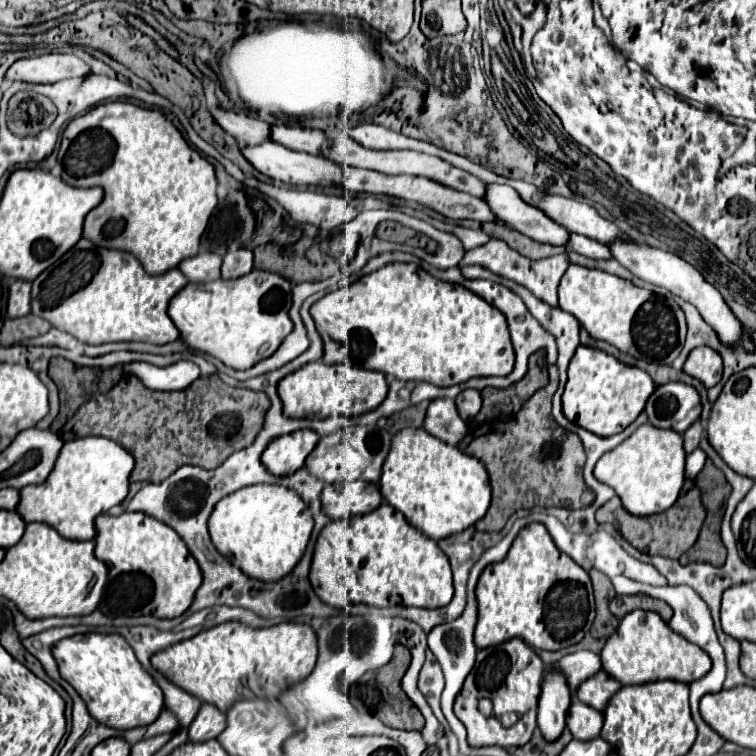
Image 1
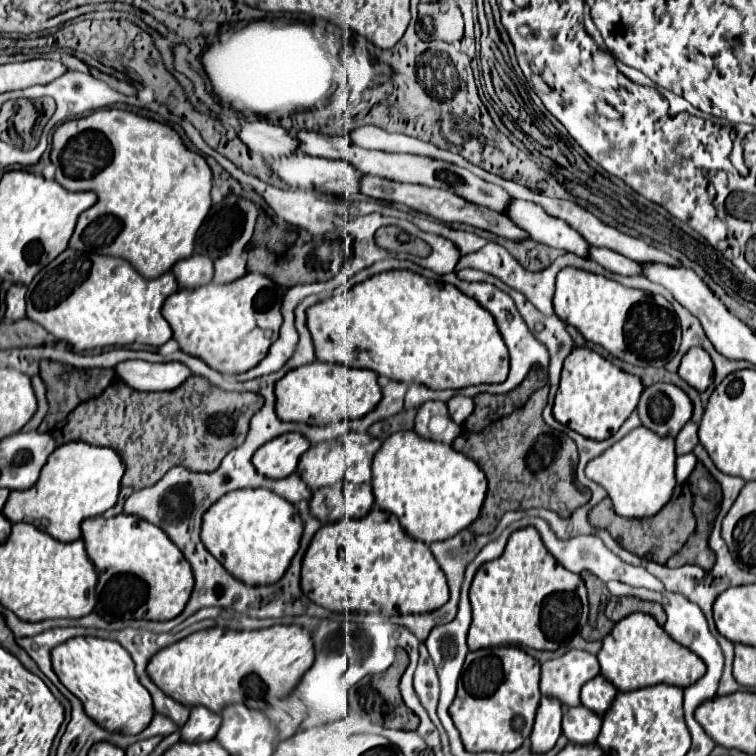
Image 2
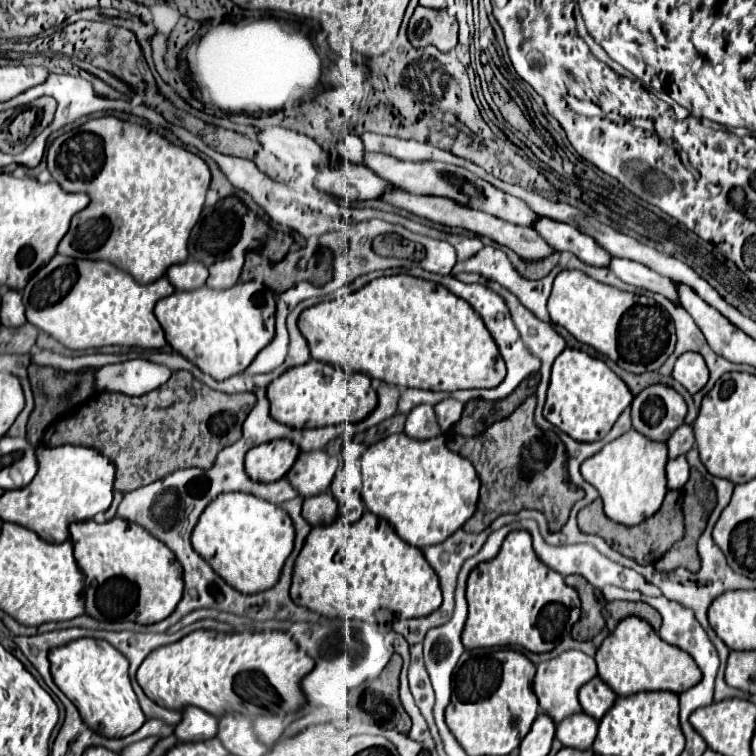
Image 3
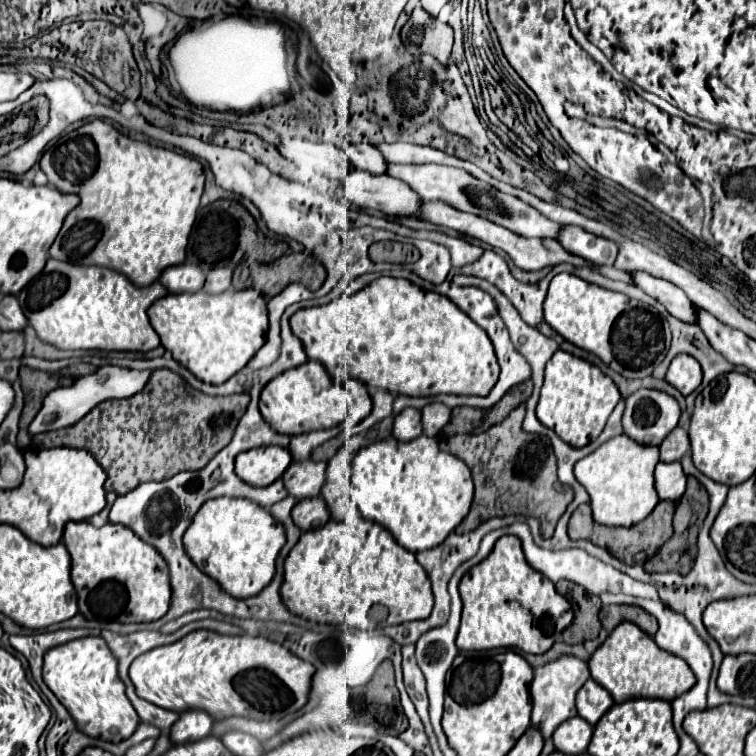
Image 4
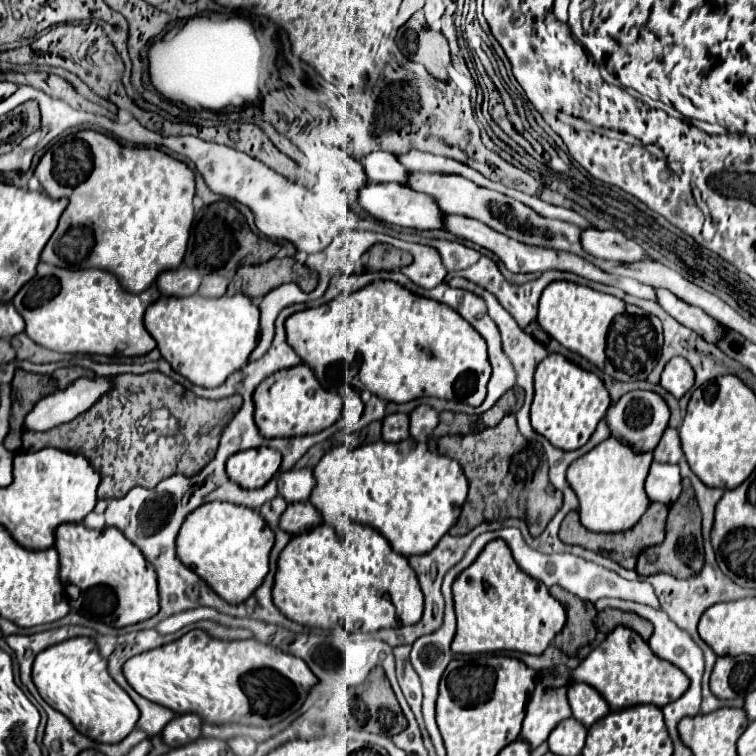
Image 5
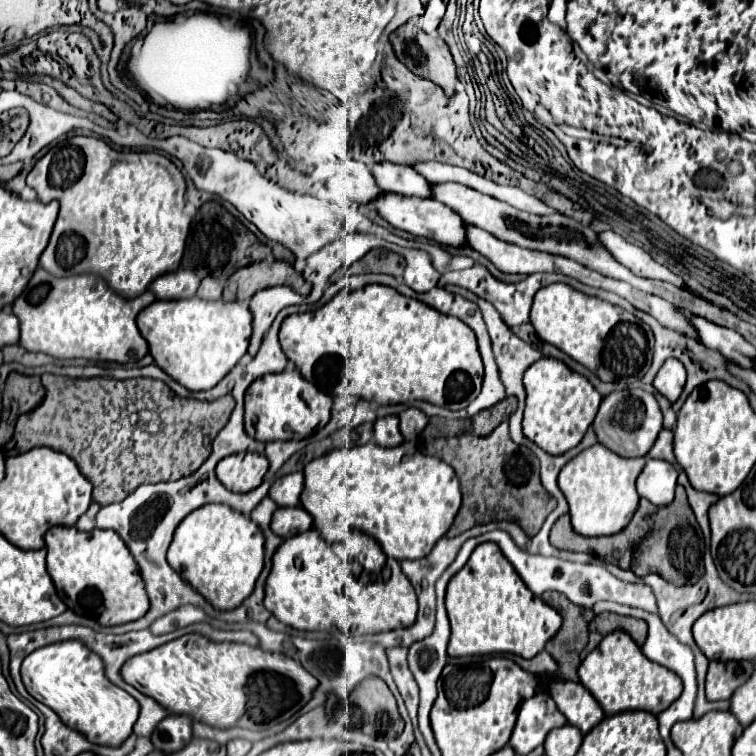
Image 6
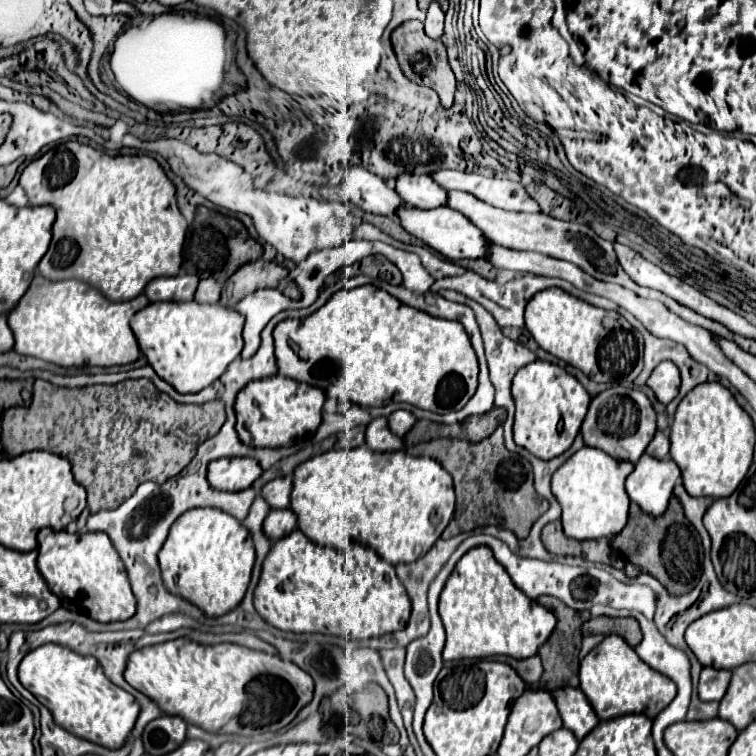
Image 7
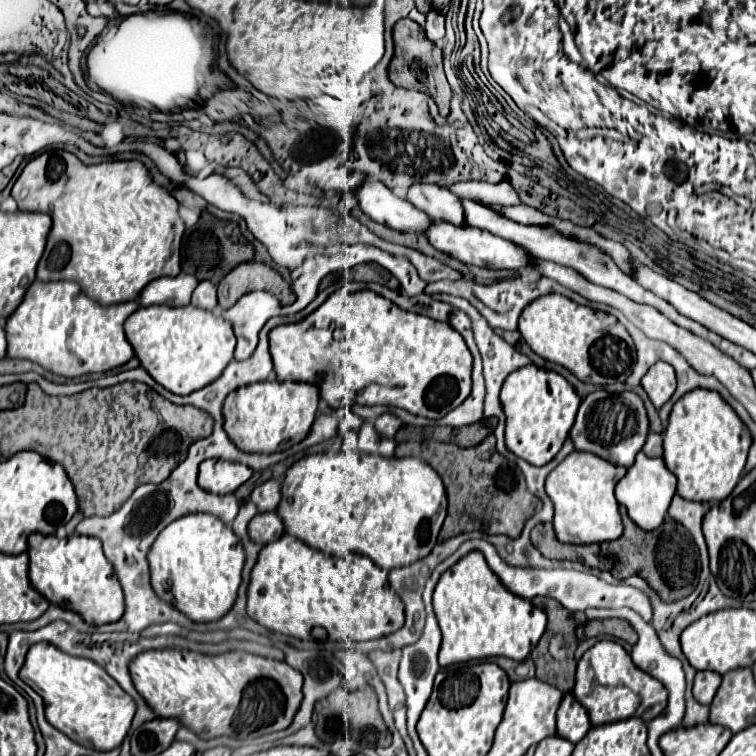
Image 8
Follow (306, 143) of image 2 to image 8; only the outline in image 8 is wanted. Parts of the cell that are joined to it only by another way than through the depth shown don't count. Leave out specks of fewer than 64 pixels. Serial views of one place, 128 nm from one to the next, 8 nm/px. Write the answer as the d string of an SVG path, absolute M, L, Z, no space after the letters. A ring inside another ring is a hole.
M412 184L406 198L432 220L446 220L460 226L464 224L460 198L452 196L448 188L440 188L438 184Z

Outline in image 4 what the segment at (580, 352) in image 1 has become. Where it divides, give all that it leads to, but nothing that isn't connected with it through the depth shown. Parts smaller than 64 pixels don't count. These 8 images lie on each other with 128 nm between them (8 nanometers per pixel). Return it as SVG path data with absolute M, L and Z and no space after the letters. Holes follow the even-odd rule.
M558 350L546 364L544 386L536 408L536 416L544 426L552 428L566 444L580 448L600 436L608 416L612 414L620 398L622 396L614 380L606 376L598 366L574 354Z

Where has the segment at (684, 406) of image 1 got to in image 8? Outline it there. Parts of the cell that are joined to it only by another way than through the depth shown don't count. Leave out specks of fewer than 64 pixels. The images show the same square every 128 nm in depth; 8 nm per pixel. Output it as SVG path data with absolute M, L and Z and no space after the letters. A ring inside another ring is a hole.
M596 390L582 400L576 422L570 430L570 438L574 440L576 450L592 452L612 464L630 468L634 464L636 454L644 446L648 428L650 428L648 414L642 398L636 392L610 394L606 390Z

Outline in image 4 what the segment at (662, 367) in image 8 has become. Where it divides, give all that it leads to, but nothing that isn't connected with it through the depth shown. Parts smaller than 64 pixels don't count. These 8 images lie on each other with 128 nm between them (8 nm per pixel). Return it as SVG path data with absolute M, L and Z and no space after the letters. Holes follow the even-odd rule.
M676 356L666 372L666 382L678 388L684 396L694 392L702 384L702 368L694 356Z

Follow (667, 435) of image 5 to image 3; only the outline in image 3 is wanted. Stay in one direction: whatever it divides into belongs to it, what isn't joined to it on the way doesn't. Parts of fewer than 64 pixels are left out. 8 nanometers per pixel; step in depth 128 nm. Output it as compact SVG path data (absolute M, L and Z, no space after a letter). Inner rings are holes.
M682 424L668 440L668 458L686 454L694 446L694 430L688 424Z

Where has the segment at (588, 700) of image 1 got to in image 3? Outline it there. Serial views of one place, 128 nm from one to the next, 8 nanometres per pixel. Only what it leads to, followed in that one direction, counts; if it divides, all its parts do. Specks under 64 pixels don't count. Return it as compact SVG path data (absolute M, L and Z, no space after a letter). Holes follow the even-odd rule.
M592 678L590 682L586 682L582 688L580 688L580 704L582 704L582 710L586 714L590 714L592 718L600 720L608 708L612 708L616 700L616 694L614 690L602 680L602 678Z

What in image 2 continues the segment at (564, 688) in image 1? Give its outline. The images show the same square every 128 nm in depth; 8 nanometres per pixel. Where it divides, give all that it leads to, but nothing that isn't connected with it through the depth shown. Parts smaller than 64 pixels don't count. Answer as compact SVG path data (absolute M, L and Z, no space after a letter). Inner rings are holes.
M542 696L536 712L534 730L530 736L532 752L544 754L556 744L556 740L562 734L560 722L562 722L562 704L558 700L552 700L552 696Z

